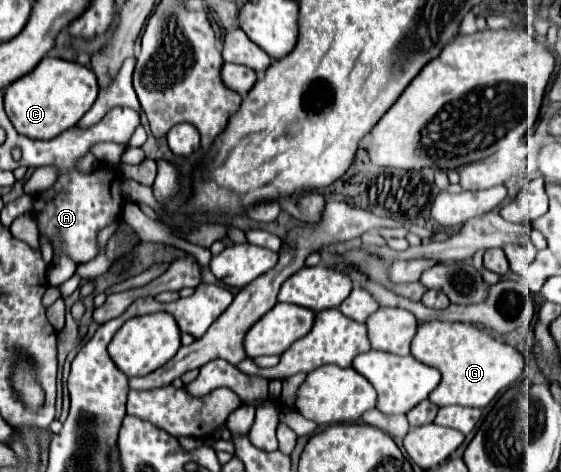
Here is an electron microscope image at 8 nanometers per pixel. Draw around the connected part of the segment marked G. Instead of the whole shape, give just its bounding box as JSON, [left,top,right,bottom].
[411,322,523,408]

